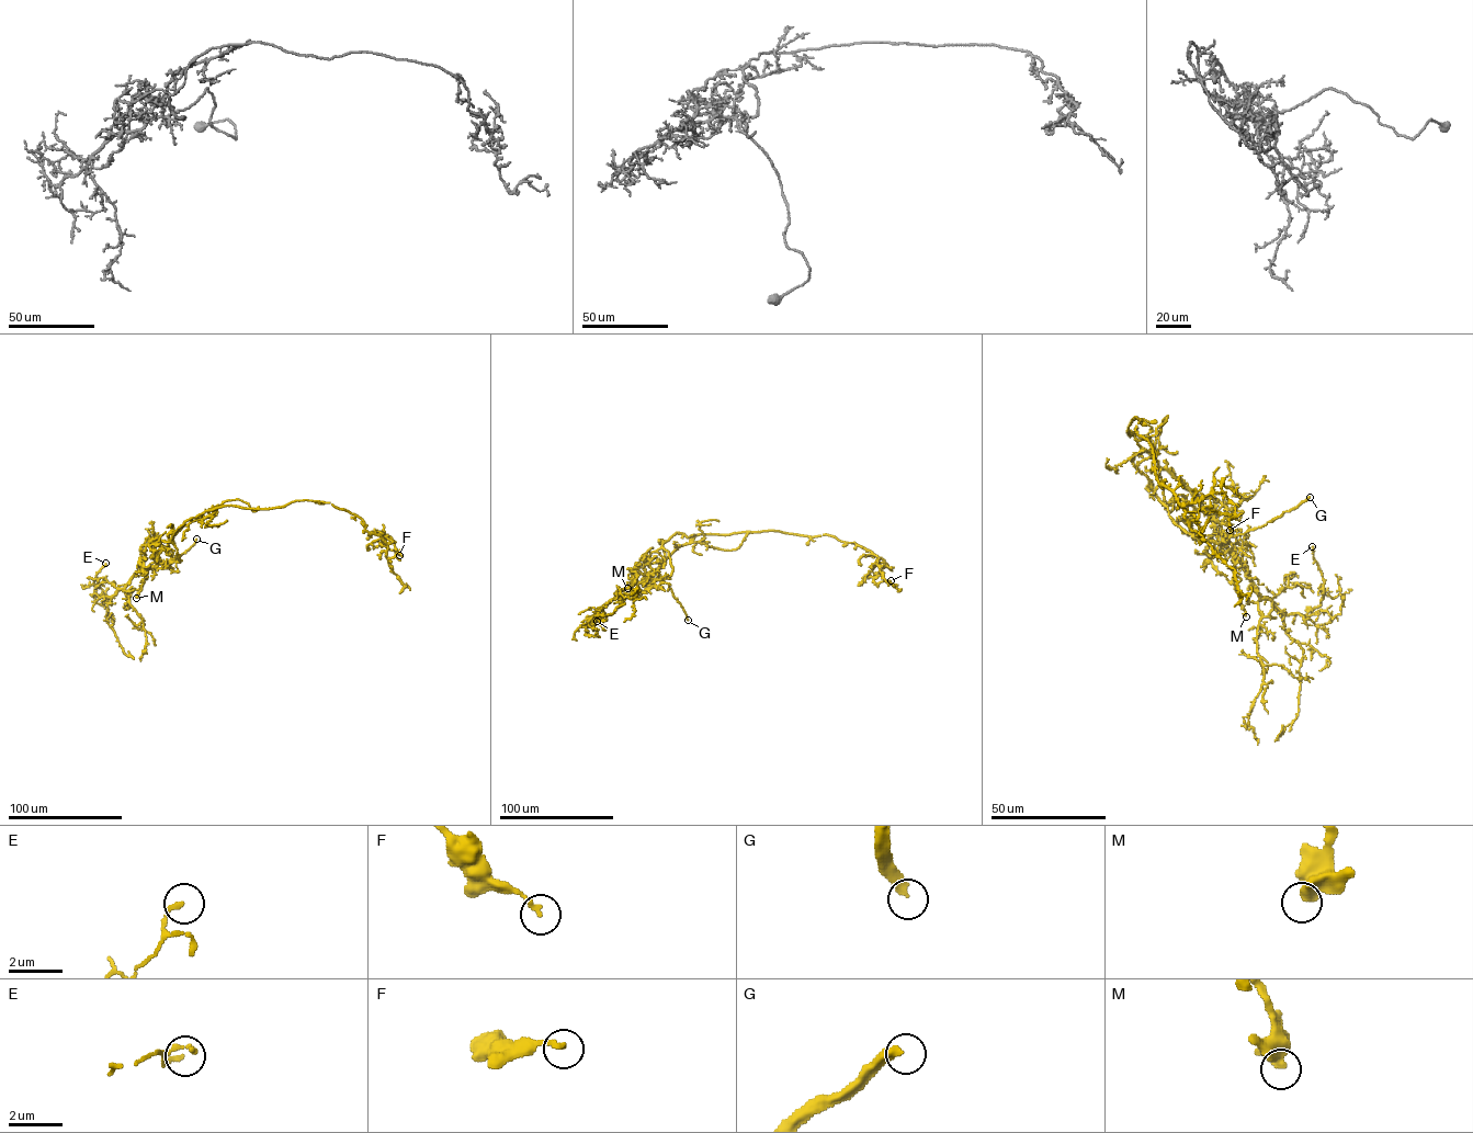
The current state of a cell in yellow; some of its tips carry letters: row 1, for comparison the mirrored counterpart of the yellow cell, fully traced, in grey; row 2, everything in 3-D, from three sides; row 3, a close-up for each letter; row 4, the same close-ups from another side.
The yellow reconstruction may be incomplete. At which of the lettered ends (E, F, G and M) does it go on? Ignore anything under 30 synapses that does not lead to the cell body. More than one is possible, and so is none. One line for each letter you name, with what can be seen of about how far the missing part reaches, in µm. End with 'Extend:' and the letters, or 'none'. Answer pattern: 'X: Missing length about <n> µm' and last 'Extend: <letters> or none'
G: Missing length about 100 µm
Extend: G

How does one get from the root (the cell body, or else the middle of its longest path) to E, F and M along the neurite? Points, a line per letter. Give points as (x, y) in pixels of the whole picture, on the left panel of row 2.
E: (216, 508), (173, 535), (167, 548), (170, 559), (140, 568), (114, 595), (99, 597), (94, 578), (105, 563)
F: (216, 508), (329, 502), (355, 514), (365, 530), (387, 543), (394, 541), (389, 536), (382, 541), (399, 555)
M: (216, 508), (188, 519), (170, 542), (155, 537), (142, 545), (146, 577), (136, 598)

